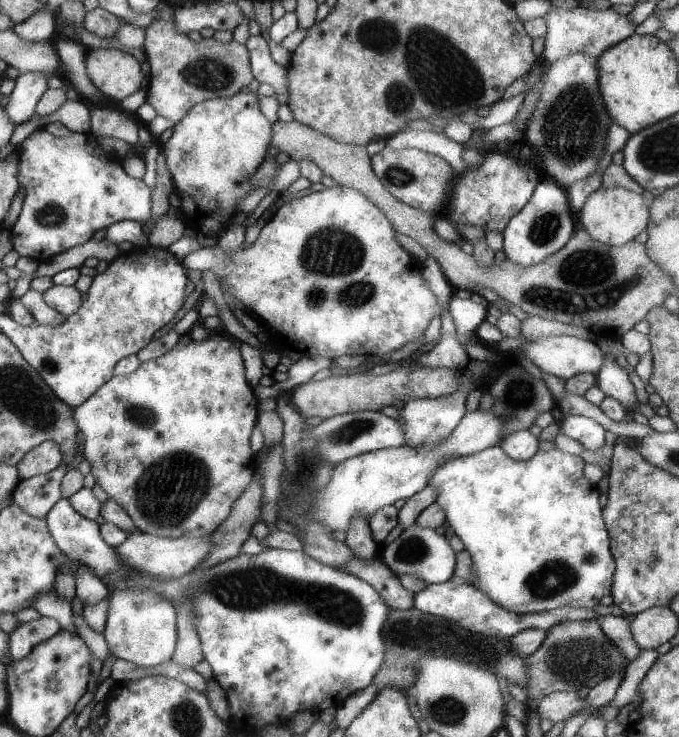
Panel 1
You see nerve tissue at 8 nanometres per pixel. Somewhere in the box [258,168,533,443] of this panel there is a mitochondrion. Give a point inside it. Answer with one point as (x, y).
(334, 255)

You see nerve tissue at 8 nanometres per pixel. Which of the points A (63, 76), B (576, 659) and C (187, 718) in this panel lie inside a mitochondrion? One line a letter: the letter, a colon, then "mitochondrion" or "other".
A: other
B: mitochondrion
C: mitochondrion

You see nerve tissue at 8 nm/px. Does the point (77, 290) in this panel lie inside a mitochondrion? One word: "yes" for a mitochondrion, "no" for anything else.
no

